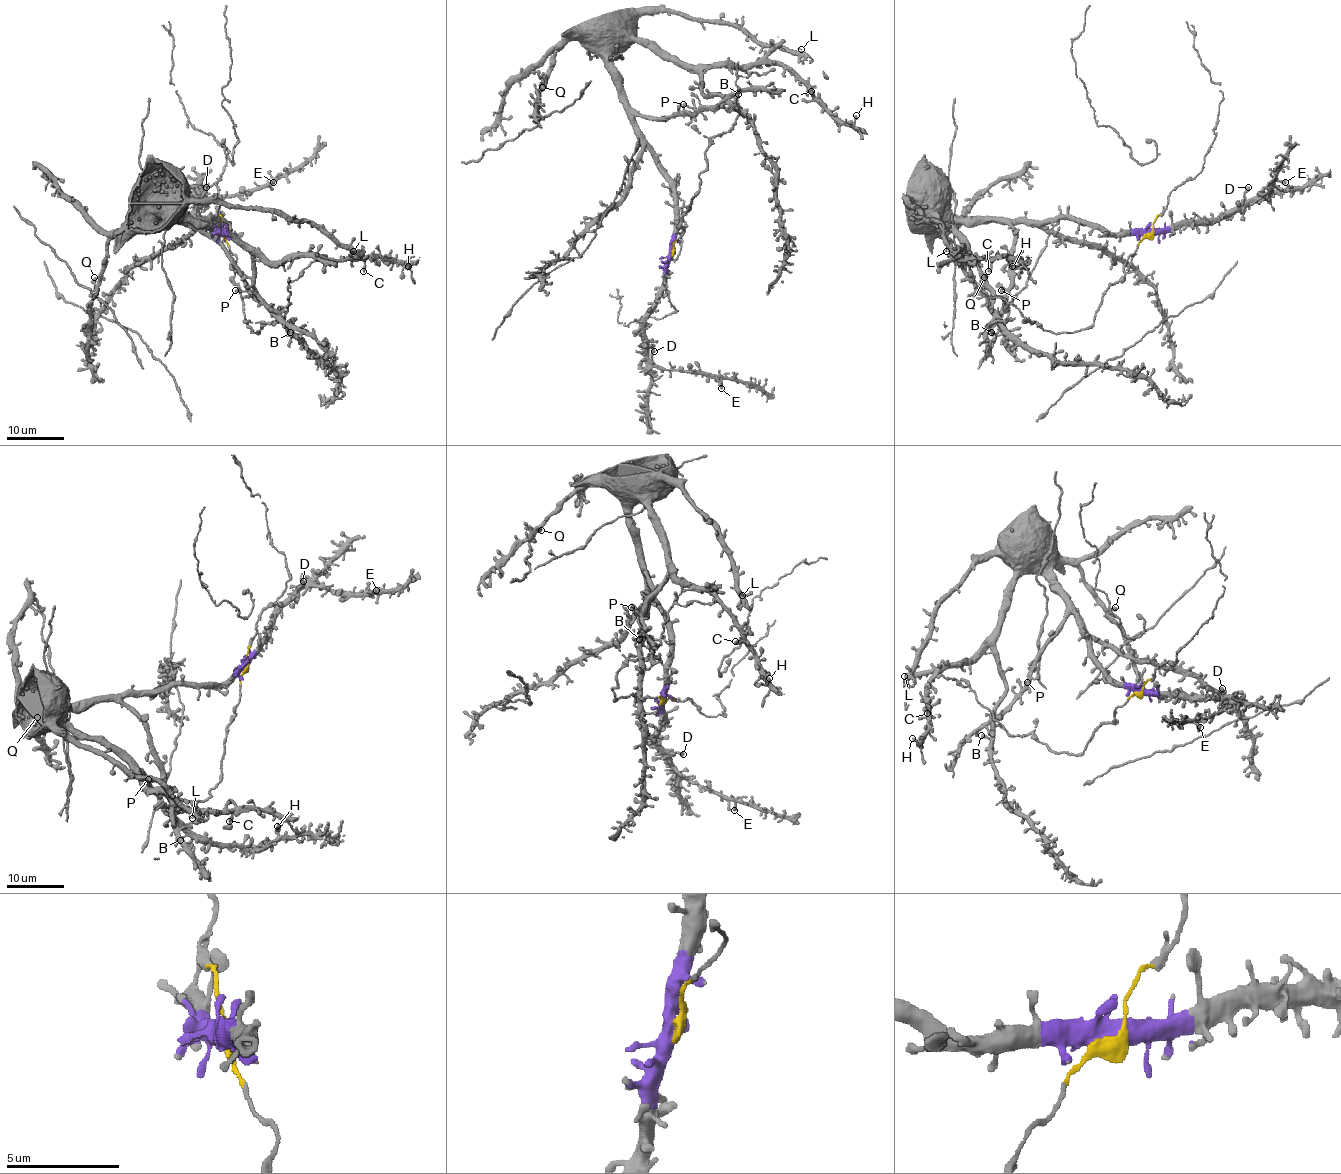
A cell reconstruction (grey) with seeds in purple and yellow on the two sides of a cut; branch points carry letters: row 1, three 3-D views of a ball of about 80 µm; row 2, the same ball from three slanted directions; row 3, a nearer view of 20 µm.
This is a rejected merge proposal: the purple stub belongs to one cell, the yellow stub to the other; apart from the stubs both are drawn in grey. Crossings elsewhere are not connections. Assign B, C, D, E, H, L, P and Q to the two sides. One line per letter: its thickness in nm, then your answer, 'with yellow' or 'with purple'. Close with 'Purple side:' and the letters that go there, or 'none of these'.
B: 400 nm | with purple
C: 400 nm | with purple
D: 360 nm | with purple
E: 400 nm | with purple
H: 360 nm | with purple
L: 440 nm | with purple
P: 360 nm | with purple
Q: 480 nm | with purple
Purple side: B, C, D, E, H, L, P, Q

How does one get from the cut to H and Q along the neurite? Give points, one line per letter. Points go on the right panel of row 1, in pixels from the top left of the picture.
H: (1151, 232), (1104, 234), (1061, 219), (939, 217), (962, 241), (962, 261), (1013, 257), (1022, 265), (1012, 267)
Q: (1151, 232), (1104, 234), (1061, 219), (942, 221), (939, 234), (949, 255), (977, 285), (985, 277)

